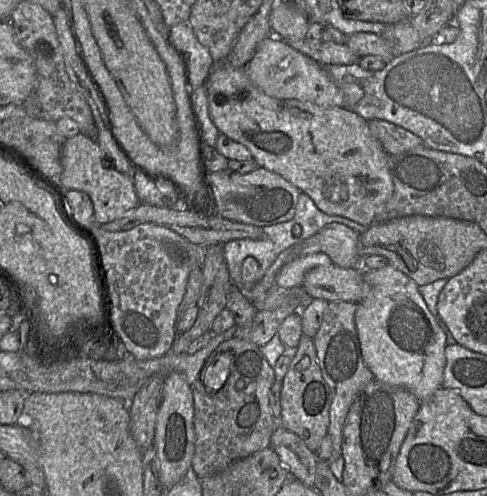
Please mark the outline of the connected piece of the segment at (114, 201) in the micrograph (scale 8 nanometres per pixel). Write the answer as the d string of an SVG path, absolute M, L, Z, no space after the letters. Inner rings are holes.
M82 133L67 138L62 145L60 162L62 174L59 183L66 190L82 191L90 197L96 224L103 225L118 219L140 204L133 174L124 174L114 169L112 161L108 159L96 139Z

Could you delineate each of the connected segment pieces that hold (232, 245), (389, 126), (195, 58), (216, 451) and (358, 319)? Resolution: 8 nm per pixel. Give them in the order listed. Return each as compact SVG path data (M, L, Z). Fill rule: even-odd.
M301 193L296 204L295 214L290 220L263 227L263 235L258 239L232 239L230 242L222 245L224 259L232 285L237 287L239 290L244 290L242 286L241 267L245 258L250 256L254 257L258 261L261 269L266 273L267 269L273 264L282 251L305 240L313 234L317 234L329 223L343 224L355 230L359 234L364 233L369 228L341 216L330 216L325 214L315 205L310 196L305 193Z
M371 120L368 126L389 155L402 153L424 143L412 132L385 120Z
M189 22L171 27L169 41L185 60L190 91L203 86L213 69L214 61L209 50L197 39Z
M232 337L220 343L208 357L196 380L190 385L193 395L195 451L191 468L202 480L226 469L232 462L270 447L270 438L278 421L269 407L269 393L275 381L273 368L260 347L241 337Z
M387 263L377 270L363 270L368 294L356 302L355 325L364 363L383 383L404 387L423 402L441 387L446 364L446 335L427 307L419 286Z

